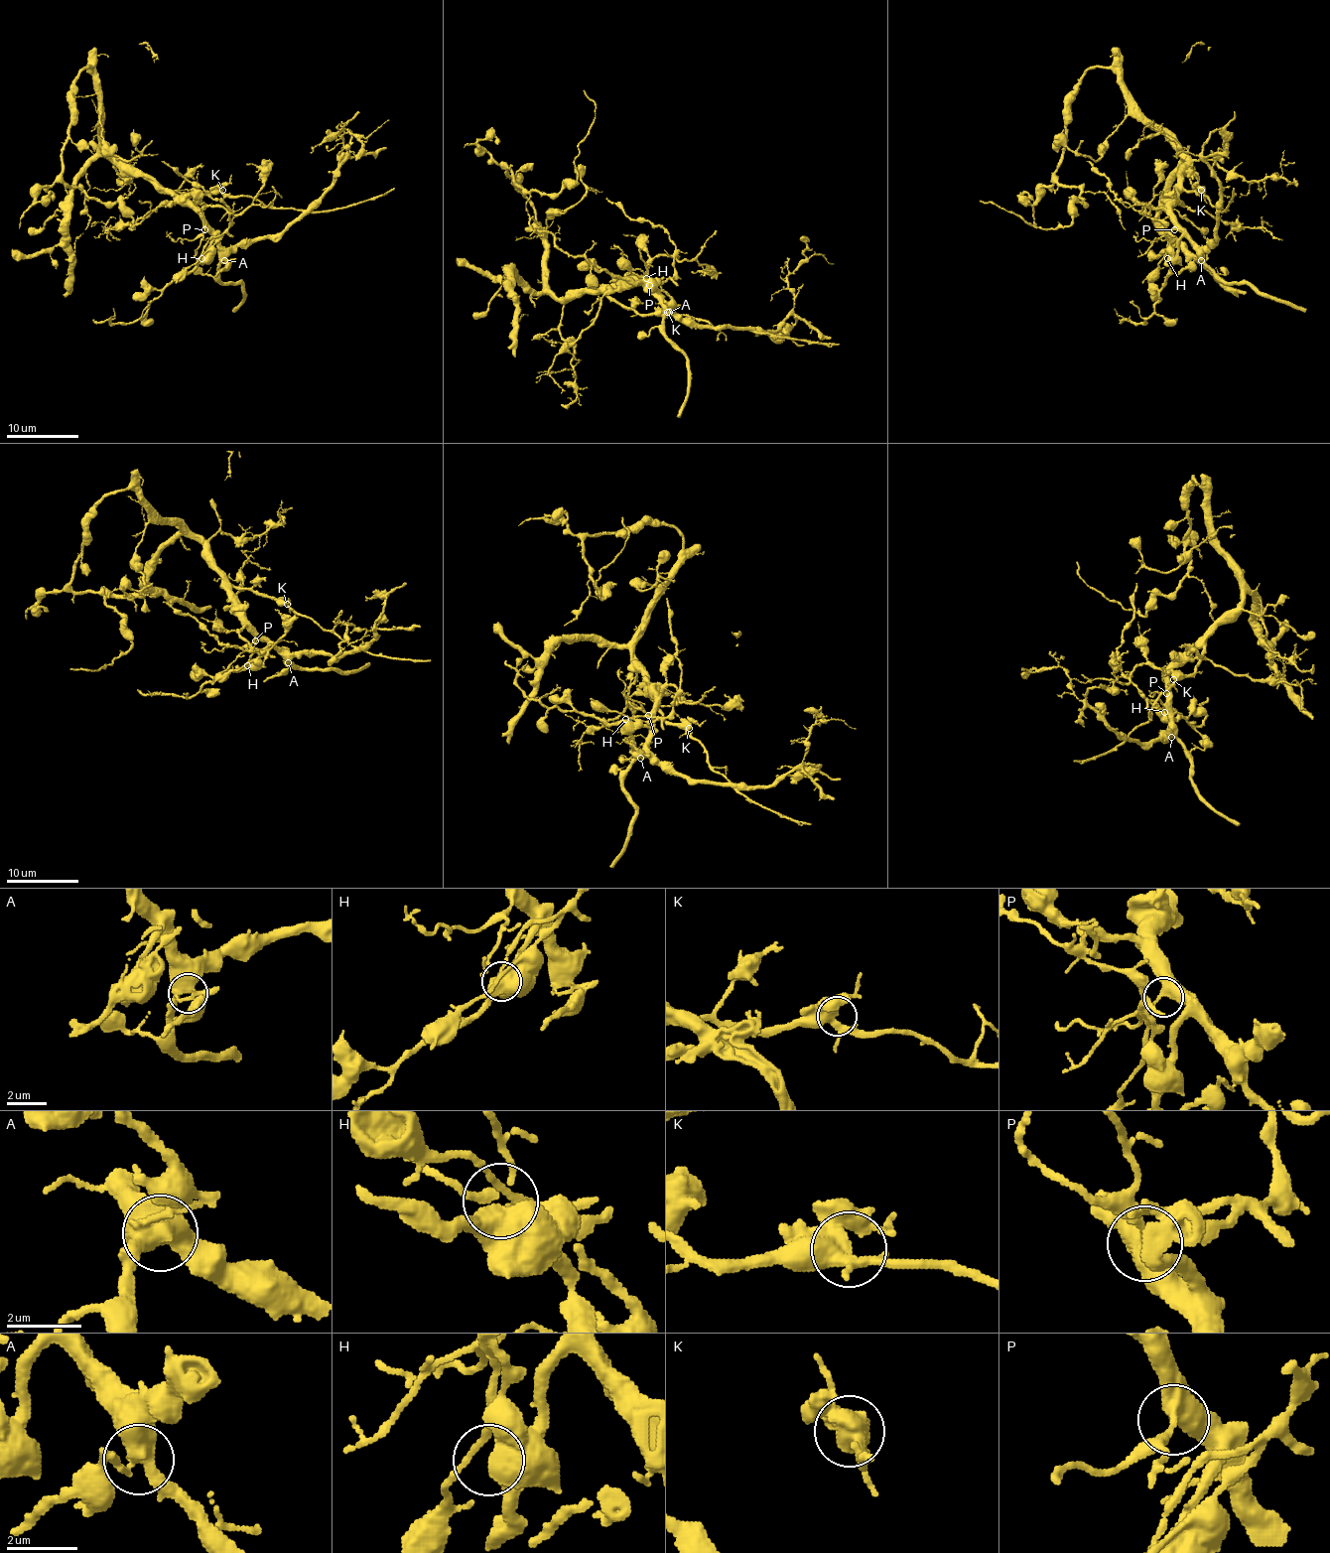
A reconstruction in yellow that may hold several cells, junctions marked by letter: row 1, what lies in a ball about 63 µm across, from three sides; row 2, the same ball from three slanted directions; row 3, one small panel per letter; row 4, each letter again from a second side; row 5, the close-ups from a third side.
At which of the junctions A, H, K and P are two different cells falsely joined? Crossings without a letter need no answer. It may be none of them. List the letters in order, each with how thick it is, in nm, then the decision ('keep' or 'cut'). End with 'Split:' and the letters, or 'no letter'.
A: 440 nm | keep
H: 600 nm | keep
K: 440 nm | keep
P: 400 nm | keep
Split: no letter

